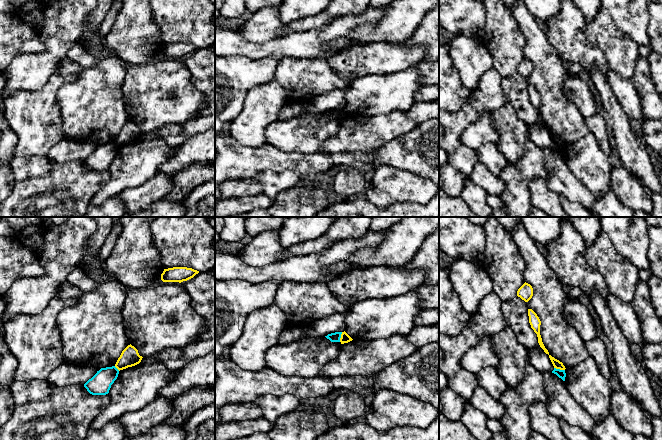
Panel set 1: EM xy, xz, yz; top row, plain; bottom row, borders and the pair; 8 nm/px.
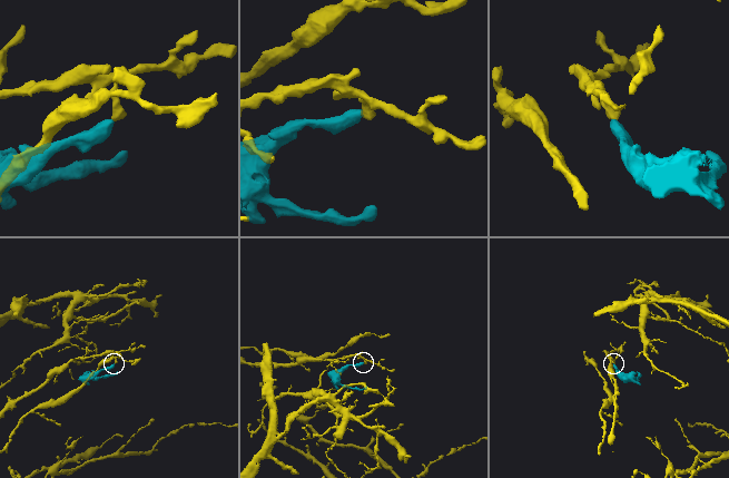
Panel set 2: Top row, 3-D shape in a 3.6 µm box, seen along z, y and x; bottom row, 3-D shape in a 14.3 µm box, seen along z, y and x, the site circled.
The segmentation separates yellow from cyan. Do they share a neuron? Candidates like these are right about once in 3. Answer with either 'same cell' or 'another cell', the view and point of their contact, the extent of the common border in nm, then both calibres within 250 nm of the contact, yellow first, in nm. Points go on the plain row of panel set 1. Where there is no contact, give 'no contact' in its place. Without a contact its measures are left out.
another cell | yz (559, 144) | 90 nm | 70/70 nm

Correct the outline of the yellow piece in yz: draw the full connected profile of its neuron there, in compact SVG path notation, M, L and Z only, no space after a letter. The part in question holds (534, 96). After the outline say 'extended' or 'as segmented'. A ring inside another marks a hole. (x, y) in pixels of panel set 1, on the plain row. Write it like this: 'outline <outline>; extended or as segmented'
outline M528 85L528 92L529 92L529 99L531 101L531 104L537 110L538 119L539 119L540 123L544 126L544 128L546 130L549 131L549 128L545 124L545 122L544 122L544 120L542 118L541 111L540 111L540 101L541 101L541 97L540 97L539 93L537 92L537 90L532 85Z; as segmented

